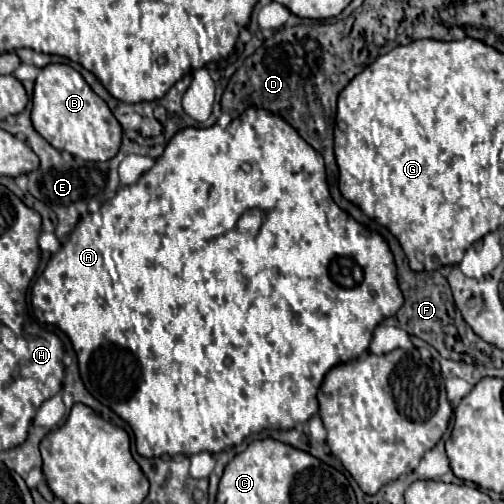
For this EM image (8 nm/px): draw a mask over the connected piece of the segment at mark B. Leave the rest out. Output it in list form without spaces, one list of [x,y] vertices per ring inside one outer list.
[[[46,65],[36,83],[32,95],[32,125],[34,129],[58,151],[68,151],[84,161],[108,161],[112,159],[122,141],[122,129],[108,105],[90,89],[84,77],[70,65]]]

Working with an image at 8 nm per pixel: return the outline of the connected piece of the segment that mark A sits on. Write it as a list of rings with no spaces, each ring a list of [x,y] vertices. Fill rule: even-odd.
[[[256,107],[246,109],[226,127],[216,123],[208,129],[188,127],[178,131],[150,171],[136,183],[120,187],[118,193],[102,205],[100,213],[91,214],[76,225],[32,287],[32,311],[36,319],[62,329],[70,337],[86,389],[132,427],[136,451],[142,457],[172,457],[178,453],[190,457],[200,451],[220,453],[240,445],[254,431],[292,429],[298,423],[306,423],[318,413],[316,395],[328,371],[366,353],[374,329],[384,319],[394,317],[400,305],[404,305],[404,297],[386,241],[376,231],[356,223],[332,201],[320,153],[282,117]],[[242,163],[248,163],[252,169],[248,173],[242,171]]]

